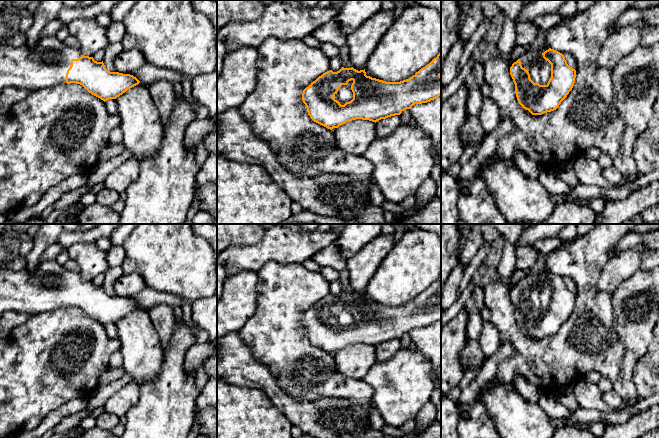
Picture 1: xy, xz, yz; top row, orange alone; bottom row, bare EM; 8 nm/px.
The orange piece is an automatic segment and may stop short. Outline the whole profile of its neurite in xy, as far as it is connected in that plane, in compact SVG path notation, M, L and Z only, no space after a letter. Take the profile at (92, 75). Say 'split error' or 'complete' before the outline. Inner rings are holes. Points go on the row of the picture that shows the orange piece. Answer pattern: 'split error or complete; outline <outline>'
split error; outline M55 36L41 38L34 49L26 45L11 47L3 42L0 44L0 93L7 87L34 91L64 83L80 84L105 102L116 99L140 81L130 74L108 71L103 61L97 62L93 57L82 55L79 49L66 46Z

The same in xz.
complete; outline M441 51L412 77L400 82L372 78L366 75L365 69L329 70L303 90L302 101L314 122L332 130L356 119L376 123L440 95ZM351 80L353 99L341 105L334 96L341 85L347 85Z

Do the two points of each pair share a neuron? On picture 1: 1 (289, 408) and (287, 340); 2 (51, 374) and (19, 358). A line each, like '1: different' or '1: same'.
1: different
2: same

